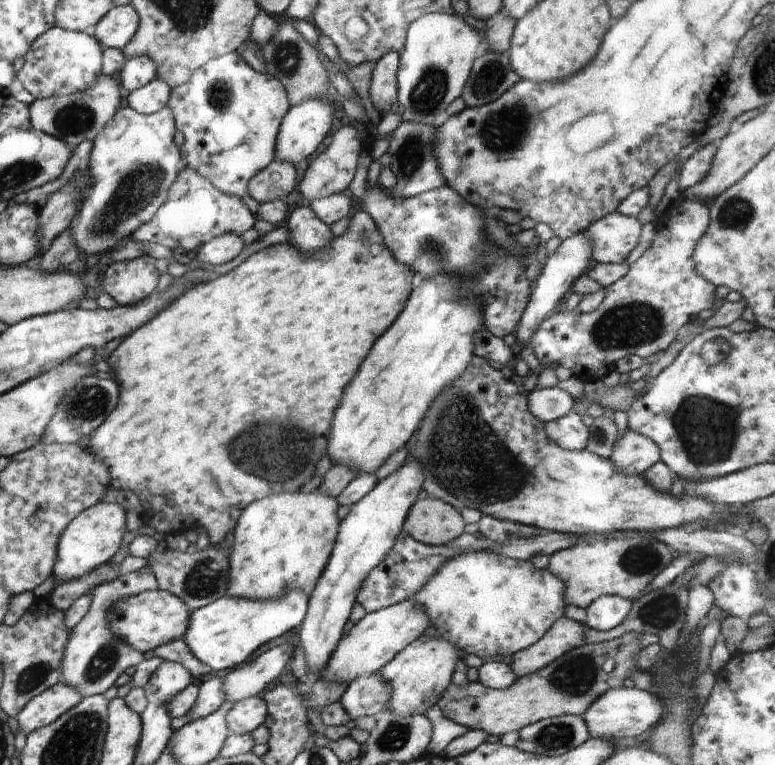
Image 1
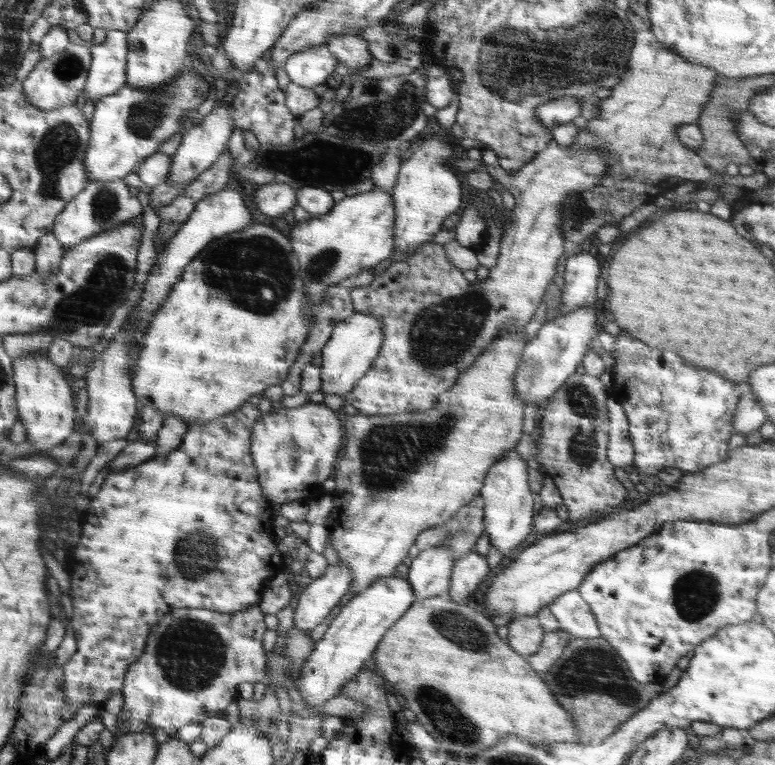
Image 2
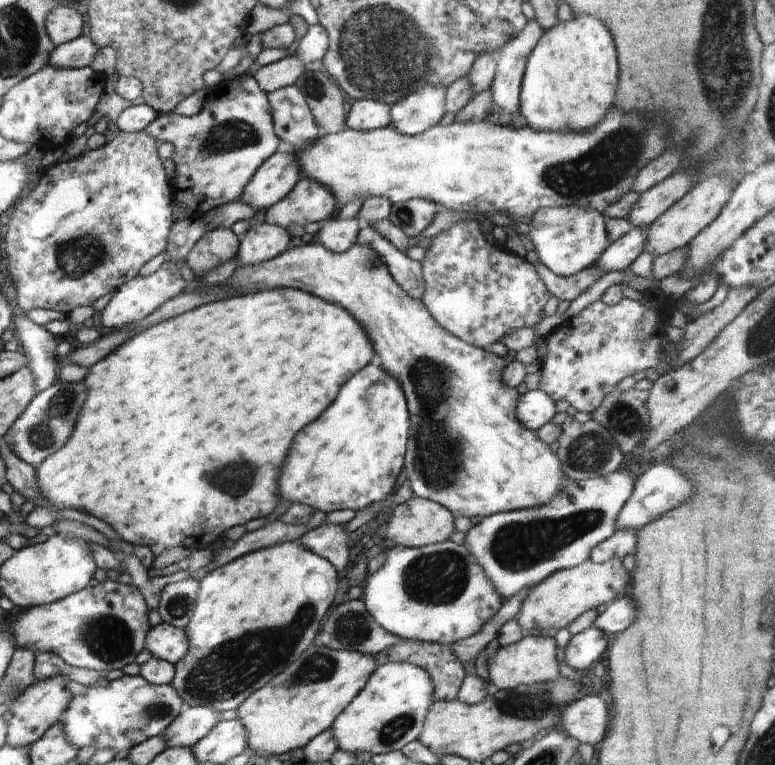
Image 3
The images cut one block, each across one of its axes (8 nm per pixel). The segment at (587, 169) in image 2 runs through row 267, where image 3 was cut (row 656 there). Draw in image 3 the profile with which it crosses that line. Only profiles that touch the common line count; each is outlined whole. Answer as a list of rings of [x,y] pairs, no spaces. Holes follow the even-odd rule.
[[[545,633],[539,636],[524,636],[519,642],[501,646],[491,657],[488,662],[490,682],[499,690],[514,690],[520,684],[530,686],[540,682],[552,682],[564,673],[559,655],[554,637]],[[403,639],[388,646],[386,653],[389,661],[406,662],[426,670],[434,684],[434,701],[457,699],[463,677],[460,661],[450,645]]]

